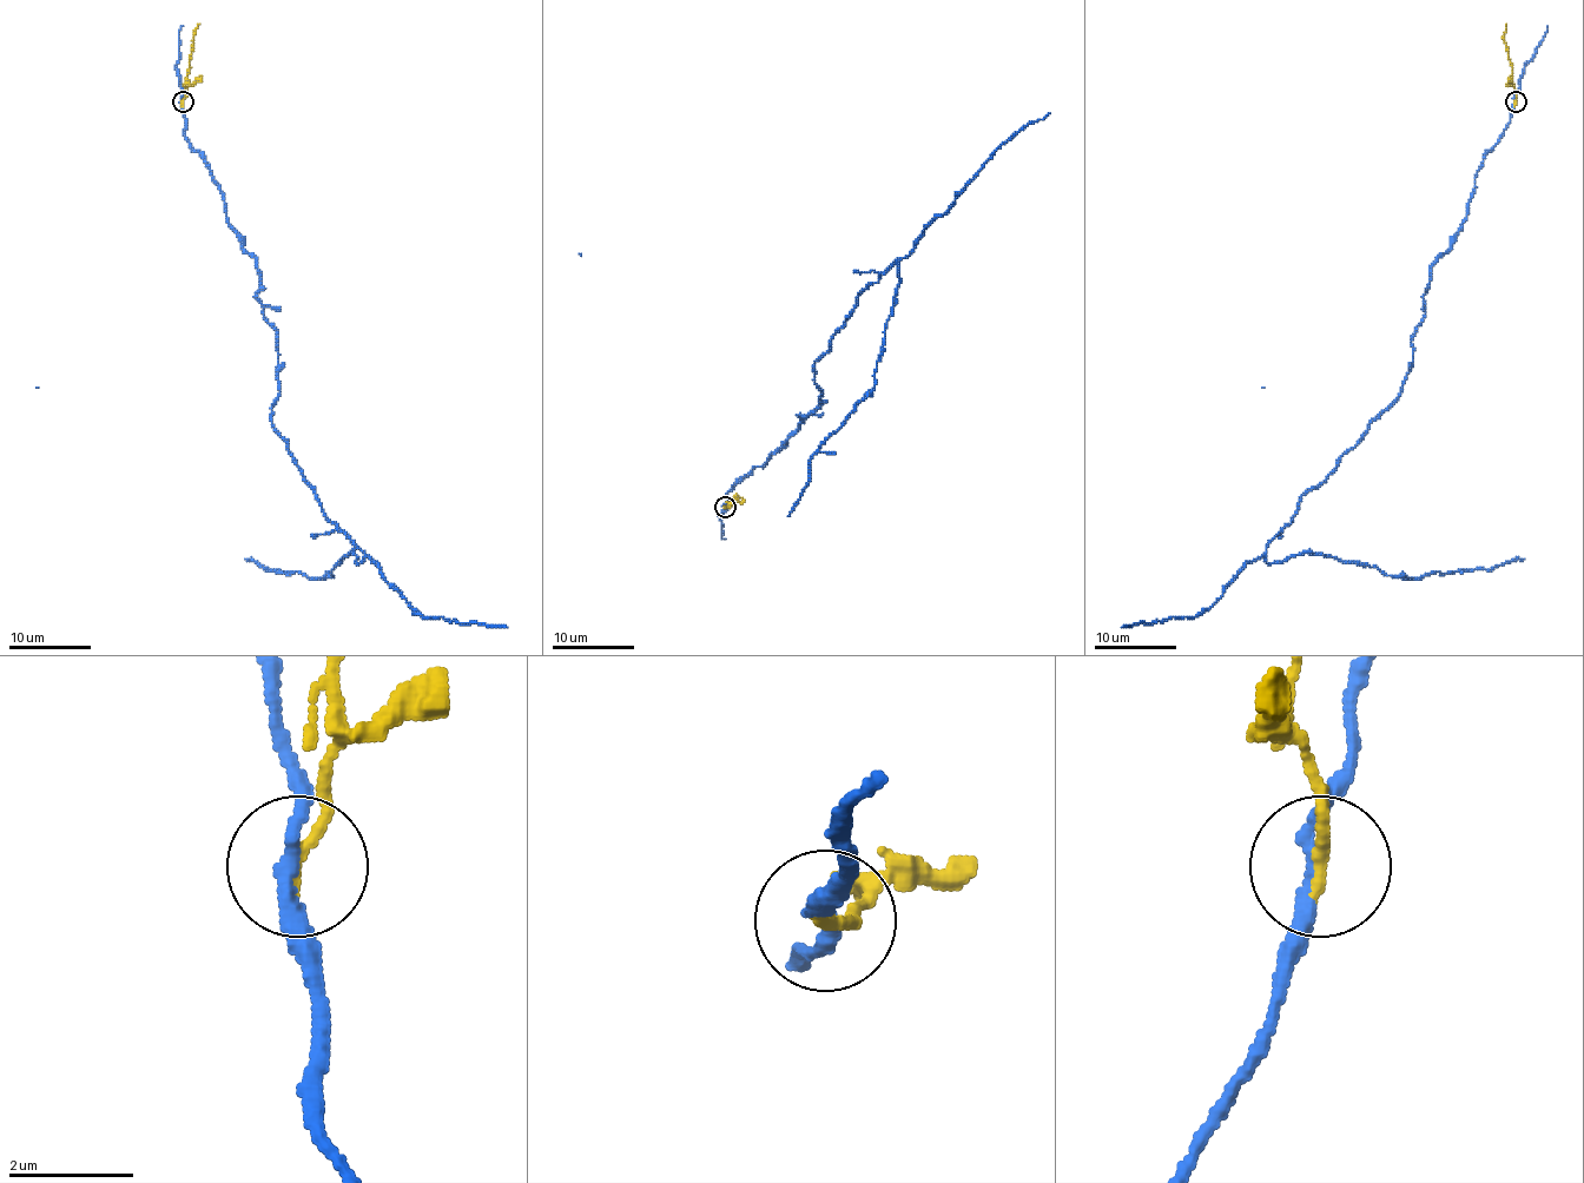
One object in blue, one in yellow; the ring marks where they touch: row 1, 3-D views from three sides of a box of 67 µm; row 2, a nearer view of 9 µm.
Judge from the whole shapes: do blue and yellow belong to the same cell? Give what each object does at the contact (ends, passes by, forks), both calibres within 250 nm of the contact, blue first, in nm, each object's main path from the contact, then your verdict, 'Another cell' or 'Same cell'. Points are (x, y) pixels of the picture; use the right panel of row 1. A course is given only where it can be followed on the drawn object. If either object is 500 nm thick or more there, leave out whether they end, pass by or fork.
At the ring blue passes by. At the ring yellow ends. Thickness 240 nm (blue) against 240 nm. Course of blue: (1515, 103), (1431, 268), (1403, 391), (1266, 555), (1421, 577), (1524, 559). Course of yellow: (1516, 103), (1504, 32), (1506, 24). Another cell

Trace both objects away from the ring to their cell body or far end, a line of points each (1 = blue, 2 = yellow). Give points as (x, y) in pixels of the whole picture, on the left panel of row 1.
1: (183, 103), (185, 138), (257, 268), (276, 331), (274, 429), (323, 514), (364, 555), (309, 577), (245, 559)
2: (183, 103), (193, 32), (199, 24)

